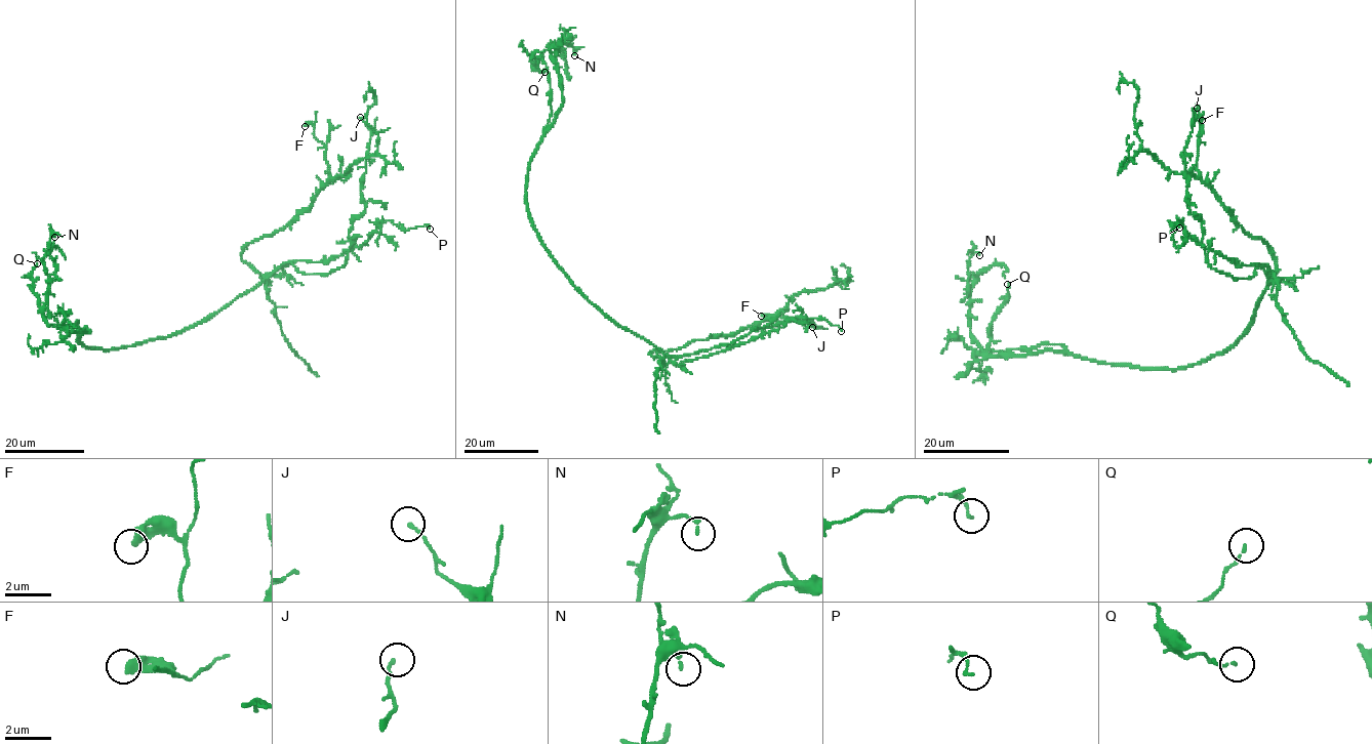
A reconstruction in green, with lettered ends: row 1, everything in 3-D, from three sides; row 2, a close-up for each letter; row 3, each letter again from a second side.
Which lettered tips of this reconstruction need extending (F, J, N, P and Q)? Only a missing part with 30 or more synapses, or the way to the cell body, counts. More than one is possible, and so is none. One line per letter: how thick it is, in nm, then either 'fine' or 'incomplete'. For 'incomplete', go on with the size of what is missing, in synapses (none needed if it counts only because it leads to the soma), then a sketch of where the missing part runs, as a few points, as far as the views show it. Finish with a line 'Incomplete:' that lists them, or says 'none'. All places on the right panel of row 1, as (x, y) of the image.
F: calibre 440 nm; fine
J: calibre 130 nm; fine
N: calibre 150 nm; fine
P: calibre 100 nm; fine
Q: calibre 110 nm; fine
Incomplete: none

